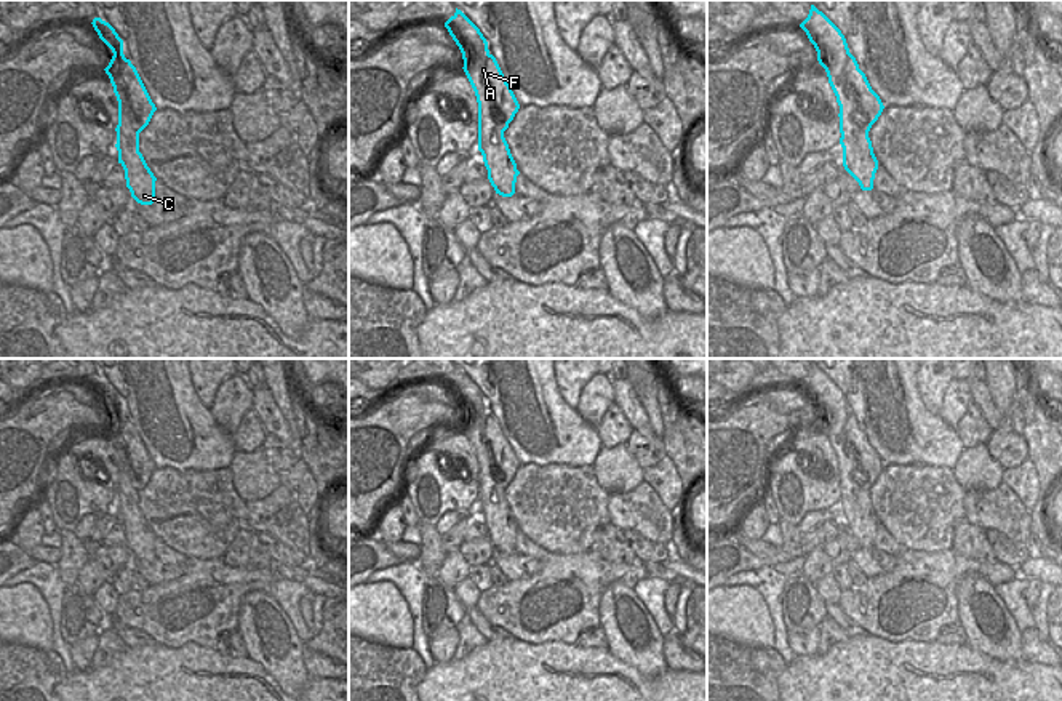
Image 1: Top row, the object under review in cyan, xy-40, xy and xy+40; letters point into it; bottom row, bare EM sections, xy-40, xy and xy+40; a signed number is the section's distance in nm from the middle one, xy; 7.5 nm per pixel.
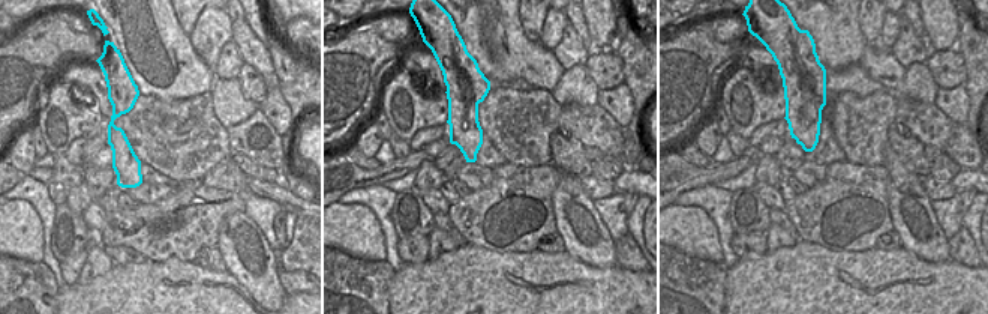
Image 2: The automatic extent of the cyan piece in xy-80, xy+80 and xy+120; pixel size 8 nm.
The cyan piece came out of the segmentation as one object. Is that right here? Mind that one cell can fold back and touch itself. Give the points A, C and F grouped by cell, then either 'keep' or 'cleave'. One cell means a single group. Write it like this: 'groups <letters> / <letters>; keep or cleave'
groups A C / F; cleave

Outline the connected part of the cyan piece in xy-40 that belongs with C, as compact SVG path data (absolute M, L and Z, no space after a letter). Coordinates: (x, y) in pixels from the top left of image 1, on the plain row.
M101 376L93 378L93 386L99 397L112 408L114 415L104 427L114 445L118 459L117 509L118 522L125 528L126 546L131 555L141 563L152 563L155 557L157 536L139 511L139 490L131 482L133 458L130 443L133 440L130 421L123 413L123 399L115 387Z

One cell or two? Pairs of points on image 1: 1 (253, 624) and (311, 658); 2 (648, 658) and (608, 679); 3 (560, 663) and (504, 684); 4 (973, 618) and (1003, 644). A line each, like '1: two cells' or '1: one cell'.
1: two cells
2: two cells
3: one cell
4: one cell

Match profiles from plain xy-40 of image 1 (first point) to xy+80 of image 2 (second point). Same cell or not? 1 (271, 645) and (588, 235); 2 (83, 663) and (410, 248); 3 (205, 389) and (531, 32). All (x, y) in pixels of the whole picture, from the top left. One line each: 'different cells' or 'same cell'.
1: same cell
2: same cell
3: same cell

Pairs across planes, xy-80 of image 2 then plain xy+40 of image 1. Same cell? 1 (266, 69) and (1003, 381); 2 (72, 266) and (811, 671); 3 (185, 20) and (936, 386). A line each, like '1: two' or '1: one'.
1: two
2: two
3: one

